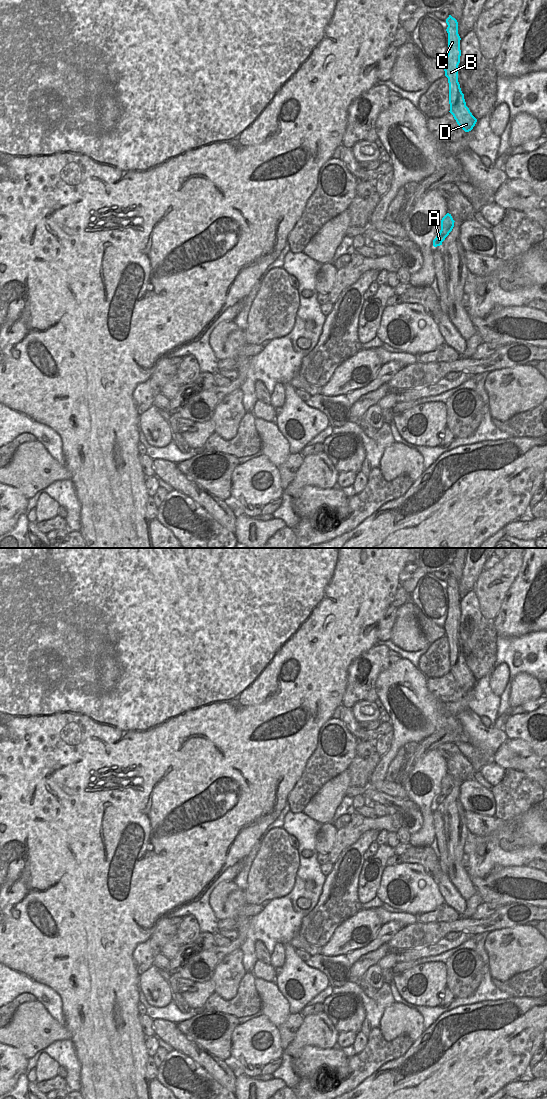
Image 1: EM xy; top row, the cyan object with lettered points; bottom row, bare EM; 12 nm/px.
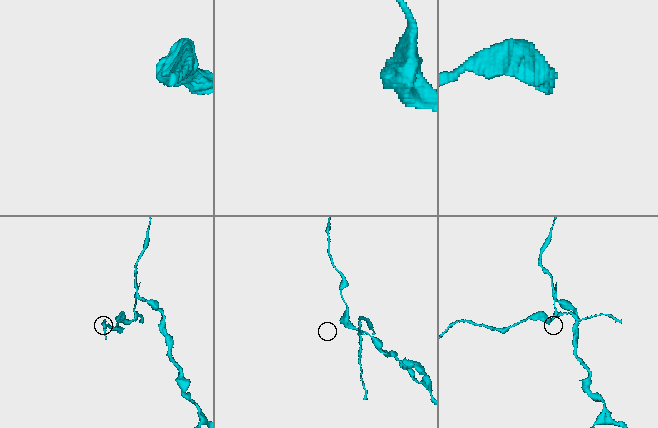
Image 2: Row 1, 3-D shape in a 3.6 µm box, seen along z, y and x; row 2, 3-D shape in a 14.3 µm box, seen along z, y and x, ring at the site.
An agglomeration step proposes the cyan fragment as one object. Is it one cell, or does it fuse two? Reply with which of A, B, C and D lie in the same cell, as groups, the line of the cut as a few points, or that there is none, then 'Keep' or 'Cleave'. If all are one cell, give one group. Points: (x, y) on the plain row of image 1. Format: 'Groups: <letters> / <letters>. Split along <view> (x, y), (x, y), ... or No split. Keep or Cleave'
Groups: A / B C D. Split along xy (457, 637), (456, 648), (461, 652). Cleave.

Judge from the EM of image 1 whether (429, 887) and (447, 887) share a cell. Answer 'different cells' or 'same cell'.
different cells

